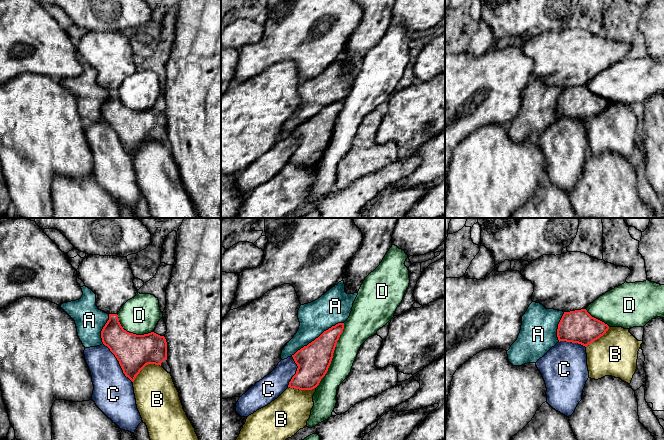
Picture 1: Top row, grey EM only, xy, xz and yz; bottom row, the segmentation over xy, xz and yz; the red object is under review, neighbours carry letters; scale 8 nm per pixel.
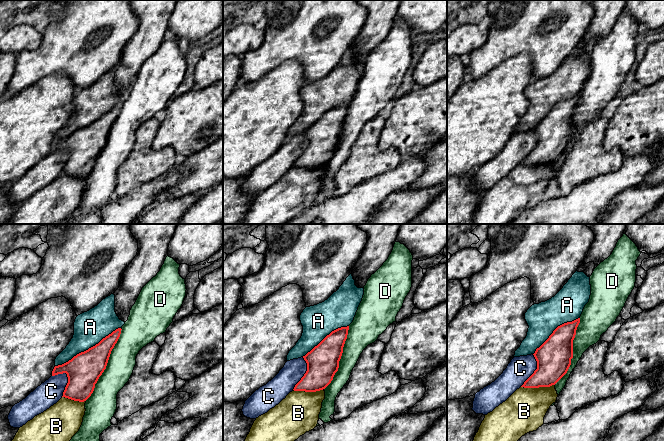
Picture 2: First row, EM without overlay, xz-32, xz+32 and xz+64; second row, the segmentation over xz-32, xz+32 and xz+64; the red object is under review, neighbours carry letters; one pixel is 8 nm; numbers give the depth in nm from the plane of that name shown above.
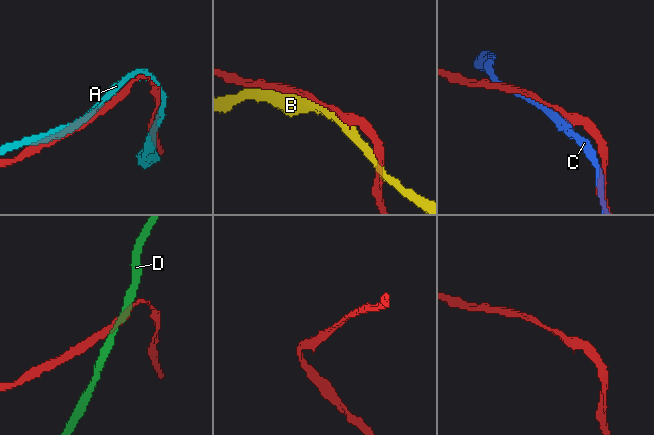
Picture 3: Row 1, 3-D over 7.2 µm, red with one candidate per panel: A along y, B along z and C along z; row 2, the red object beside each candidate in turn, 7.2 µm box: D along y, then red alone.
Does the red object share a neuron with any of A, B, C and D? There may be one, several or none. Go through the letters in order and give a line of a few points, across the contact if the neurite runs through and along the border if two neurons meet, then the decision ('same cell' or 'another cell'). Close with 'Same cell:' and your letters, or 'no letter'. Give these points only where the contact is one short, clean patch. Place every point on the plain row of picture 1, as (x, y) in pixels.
A: same cell
B: another cell
C: another cell
D: another cell
Same cell: A

